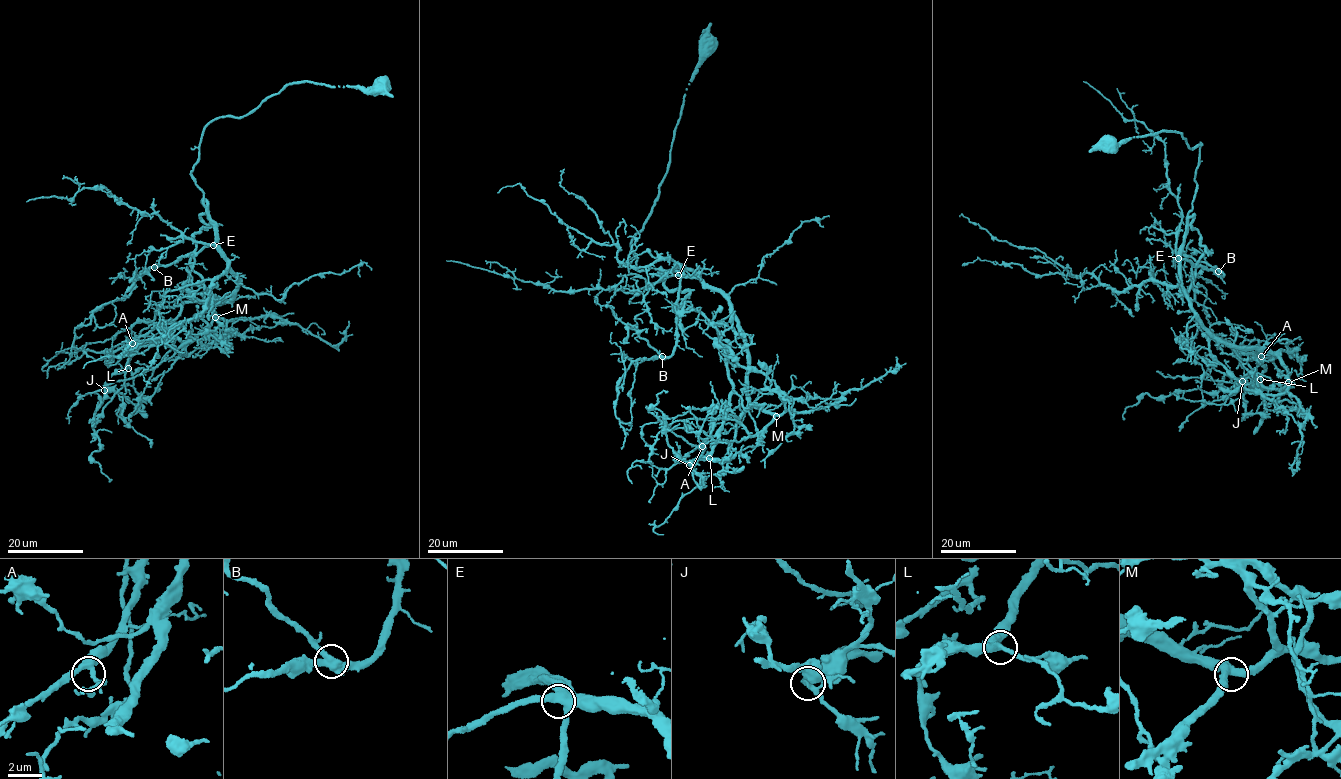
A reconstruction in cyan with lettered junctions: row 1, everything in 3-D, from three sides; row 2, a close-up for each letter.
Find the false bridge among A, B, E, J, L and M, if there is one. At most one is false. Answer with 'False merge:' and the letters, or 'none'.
False merge: none

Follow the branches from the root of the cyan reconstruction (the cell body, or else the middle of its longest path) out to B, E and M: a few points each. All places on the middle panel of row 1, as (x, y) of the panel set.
B: (706, 40), (684, 94), (669, 166), (631, 244), (639, 271), (680, 276), (678, 334), (672, 353), (661, 356)
E: (706, 40), (684, 94), (669, 166), (631, 244), (639, 271), (656, 268), (678, 275)
M: (706, 40), (669, 166), (631, 246), (639, 271), (681, 271), (726, 299), (746, 349), (751, 403), (776, 416)

